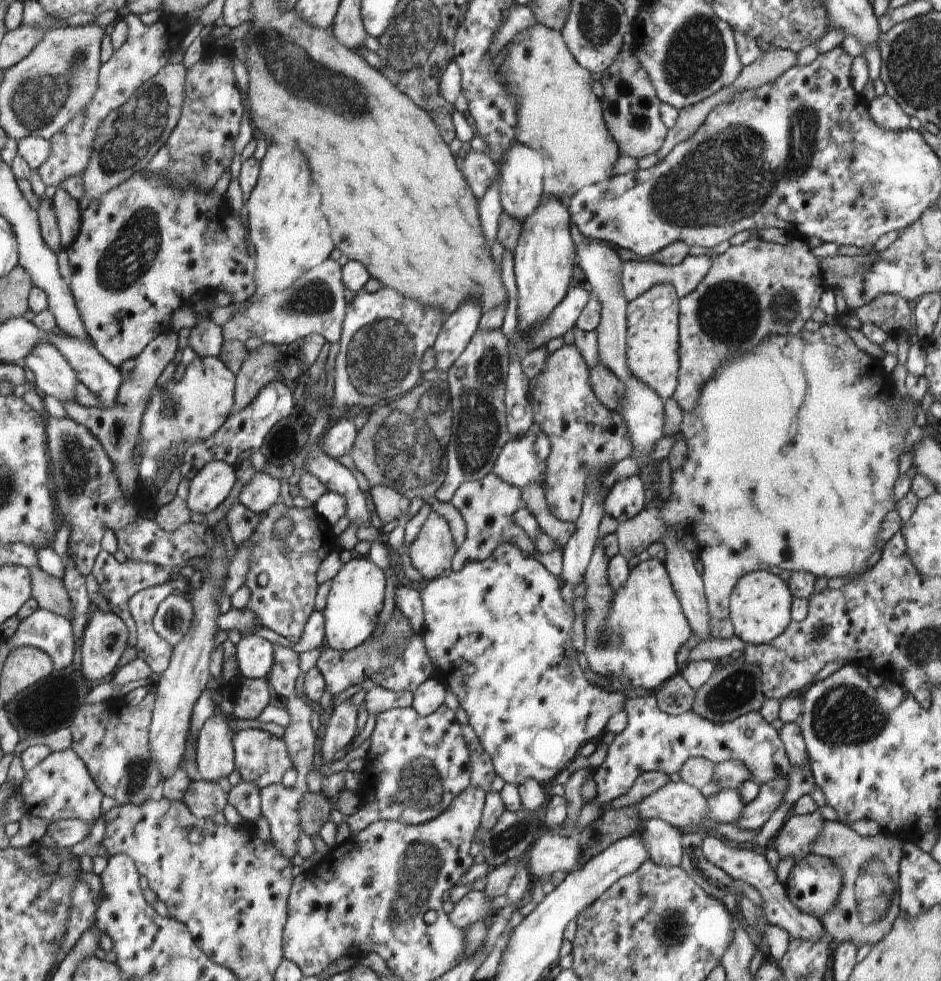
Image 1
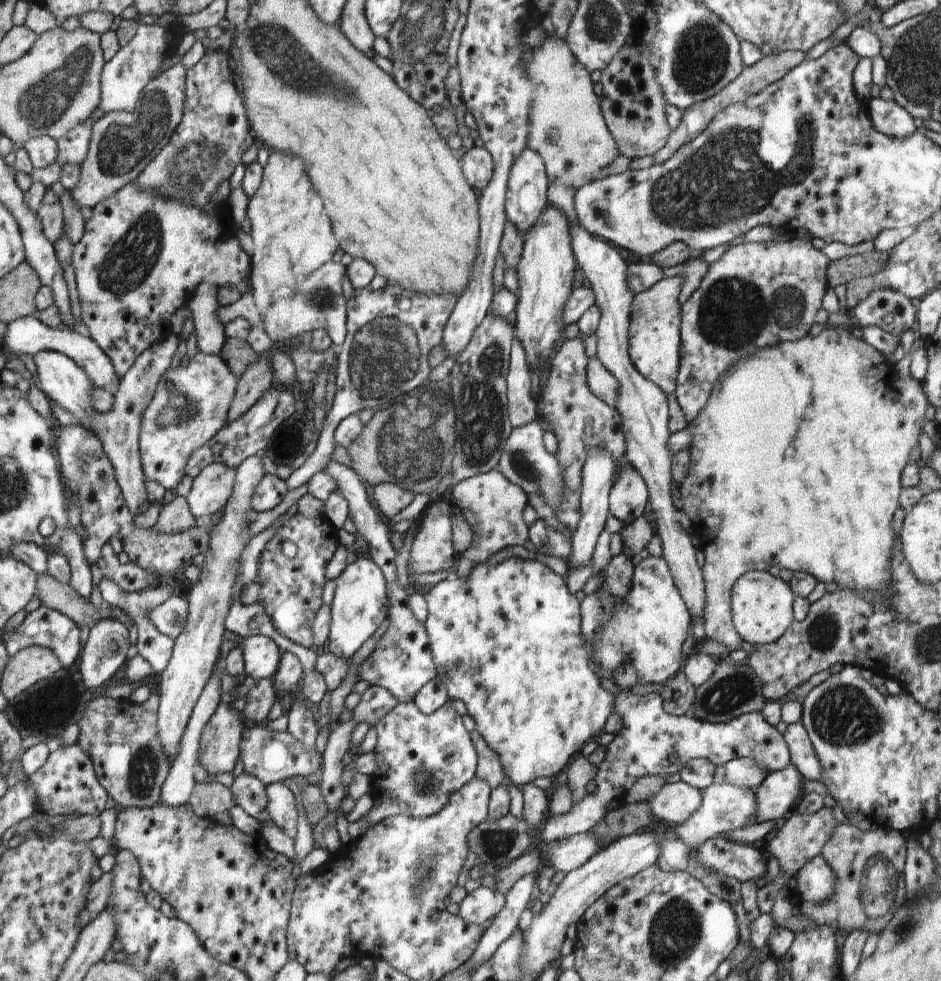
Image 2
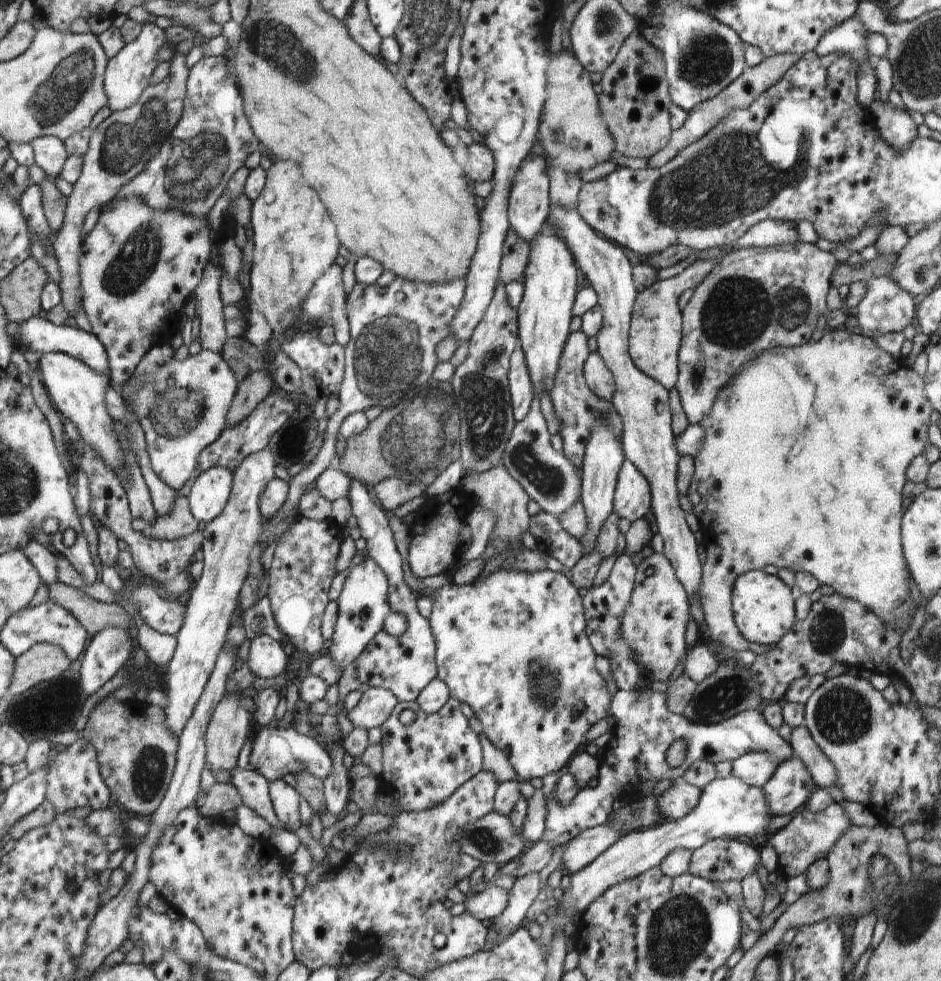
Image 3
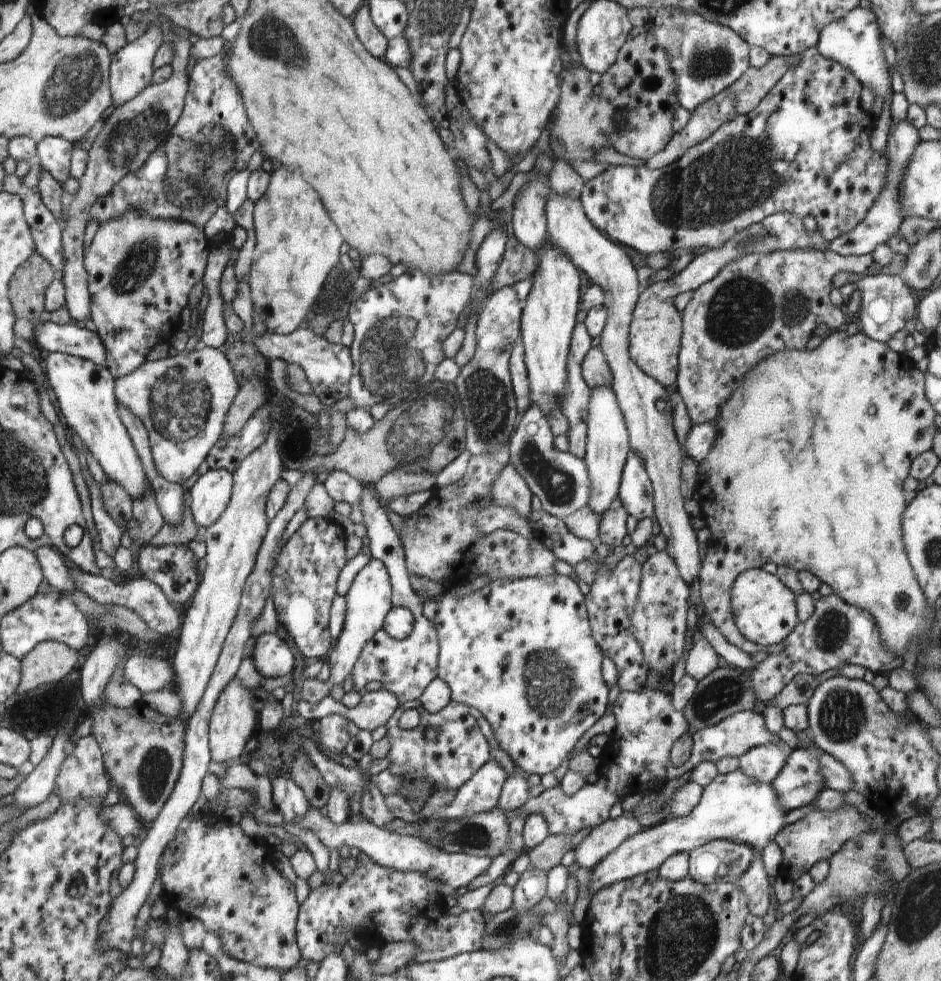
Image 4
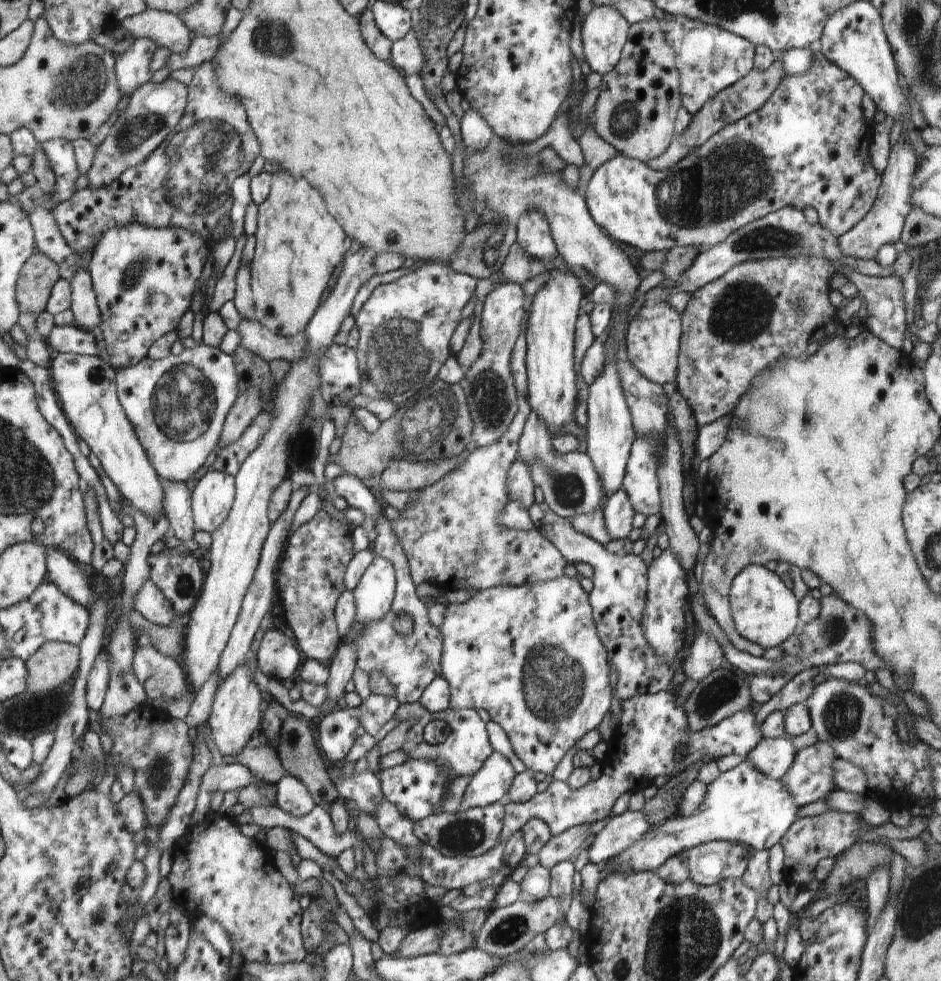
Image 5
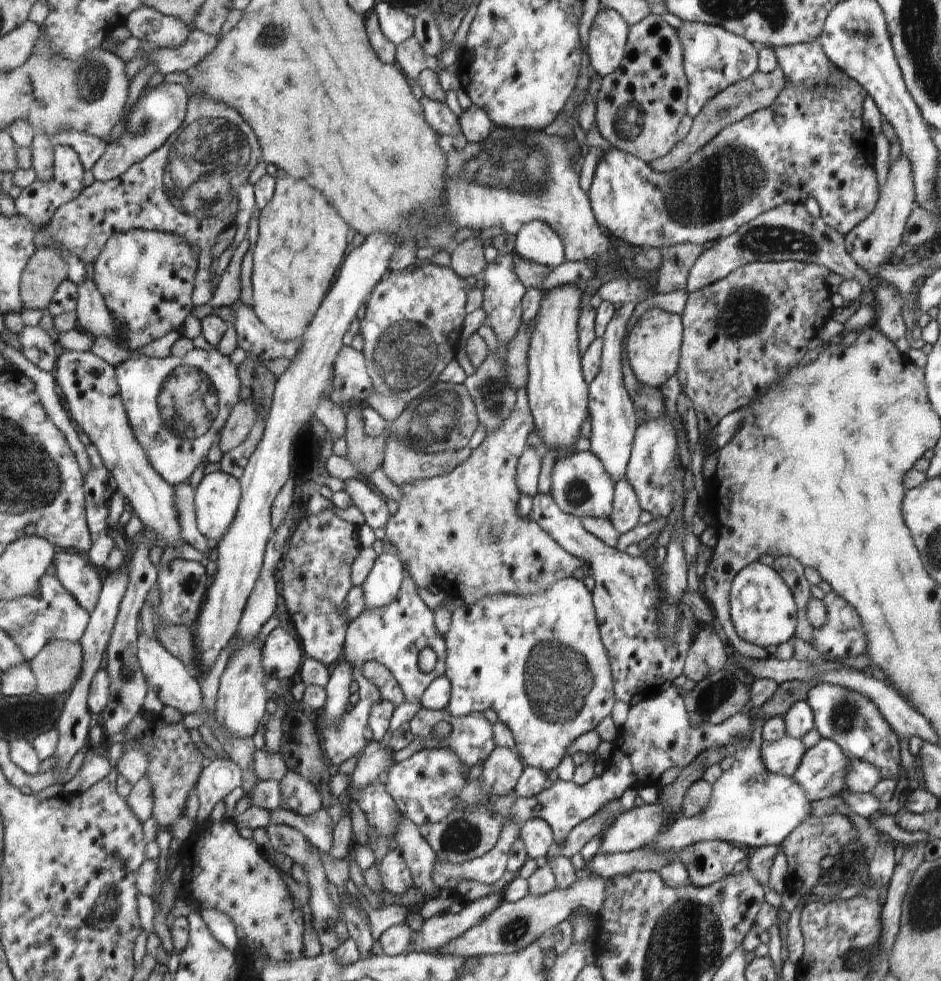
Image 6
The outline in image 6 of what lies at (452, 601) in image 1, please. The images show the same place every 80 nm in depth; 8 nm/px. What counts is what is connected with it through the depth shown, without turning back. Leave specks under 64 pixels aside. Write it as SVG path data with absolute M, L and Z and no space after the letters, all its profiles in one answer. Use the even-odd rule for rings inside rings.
M563 578L539 593L527 595L498 593L488 595L471 605L464 603L451 612L451 623L443 637L446 639L447 647L446 676L451 684L451 697L446 710L456 717L463 717L478 711L484 712L488 708L492 712L496 712L498 721L508 726L512 731L519 752L518 756L527 767L536 767L548 773L554 768L558 768L558 764L562 760L562 748L570 746L570 742L574 742L576 736L598 728L606 716L610 716L610 710L614 706L610 656L606 656L606 647L602 644L599 635L591 592L580 579Z

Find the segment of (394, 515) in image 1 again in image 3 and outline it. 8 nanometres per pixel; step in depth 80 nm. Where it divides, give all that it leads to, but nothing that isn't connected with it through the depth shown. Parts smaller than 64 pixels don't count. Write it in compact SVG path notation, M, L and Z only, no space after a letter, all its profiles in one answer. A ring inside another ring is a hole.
M398 477L385 479L375 485L376 496L384 510L394 512L399 506L406 505L407 502L414 501L416 497L425 495L426 487L407 483Z

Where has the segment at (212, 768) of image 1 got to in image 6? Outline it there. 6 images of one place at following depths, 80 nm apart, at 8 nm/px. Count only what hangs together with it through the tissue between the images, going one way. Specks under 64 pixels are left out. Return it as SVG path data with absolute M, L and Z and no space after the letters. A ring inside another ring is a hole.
M257 638L244 645L229 658L219 680L219 689L214 706L214 716L223 730L233 737L248 741L254 736L266 714L266 688L264 688L263 652L264 641Z

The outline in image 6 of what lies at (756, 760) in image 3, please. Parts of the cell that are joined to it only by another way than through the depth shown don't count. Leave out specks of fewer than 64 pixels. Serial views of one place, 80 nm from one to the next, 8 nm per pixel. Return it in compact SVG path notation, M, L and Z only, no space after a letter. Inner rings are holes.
M788 733L778 740L762 742L762 760L766 768L777 775L791 777L805 752L806 748L801 740L792 738Z

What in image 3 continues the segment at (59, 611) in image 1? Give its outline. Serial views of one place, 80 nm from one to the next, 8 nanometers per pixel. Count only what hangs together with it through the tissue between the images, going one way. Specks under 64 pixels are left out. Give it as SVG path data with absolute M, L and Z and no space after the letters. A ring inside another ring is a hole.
M60 581L48 583L46 588L49 600L52 599L74 614L87 630L89 638L106 625L122 627L129 632L132 617L119 604L94 600L82 590Z

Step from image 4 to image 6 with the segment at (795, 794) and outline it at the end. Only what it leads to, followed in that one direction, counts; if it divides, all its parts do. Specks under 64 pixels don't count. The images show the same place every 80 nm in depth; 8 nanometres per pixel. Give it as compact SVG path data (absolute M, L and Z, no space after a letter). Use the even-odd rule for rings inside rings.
M821 738L818 744L806 749L790 778L807 792L810 800L820 800L846 790L848 768L850 760L841 746L832 739Z

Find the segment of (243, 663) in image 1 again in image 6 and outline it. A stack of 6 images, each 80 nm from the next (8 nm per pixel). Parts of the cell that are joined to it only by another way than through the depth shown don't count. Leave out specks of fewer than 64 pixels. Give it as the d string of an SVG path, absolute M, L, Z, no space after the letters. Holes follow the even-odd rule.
M276 627L264 640L263 669L270 678L293 678L298 674L303 652L300 642L284 628Z

